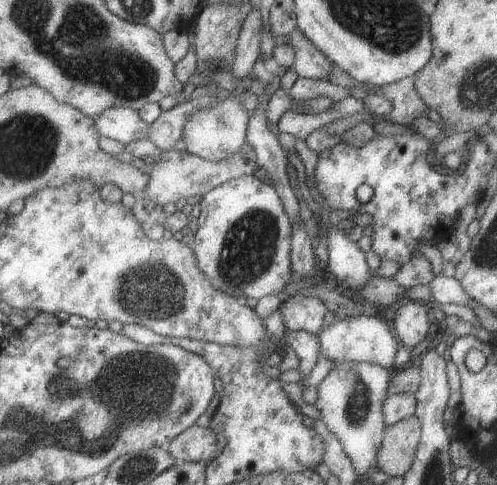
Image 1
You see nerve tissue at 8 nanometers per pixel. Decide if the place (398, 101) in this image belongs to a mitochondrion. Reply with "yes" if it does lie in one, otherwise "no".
no

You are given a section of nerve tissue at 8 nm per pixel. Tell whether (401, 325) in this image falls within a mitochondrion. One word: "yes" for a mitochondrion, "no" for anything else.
no

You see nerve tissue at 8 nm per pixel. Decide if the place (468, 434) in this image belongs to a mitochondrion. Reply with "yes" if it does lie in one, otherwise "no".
no

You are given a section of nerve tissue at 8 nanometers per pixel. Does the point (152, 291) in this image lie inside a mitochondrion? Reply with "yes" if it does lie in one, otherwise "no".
yes

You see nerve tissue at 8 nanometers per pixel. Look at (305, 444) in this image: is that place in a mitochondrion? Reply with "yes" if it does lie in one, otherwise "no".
no

